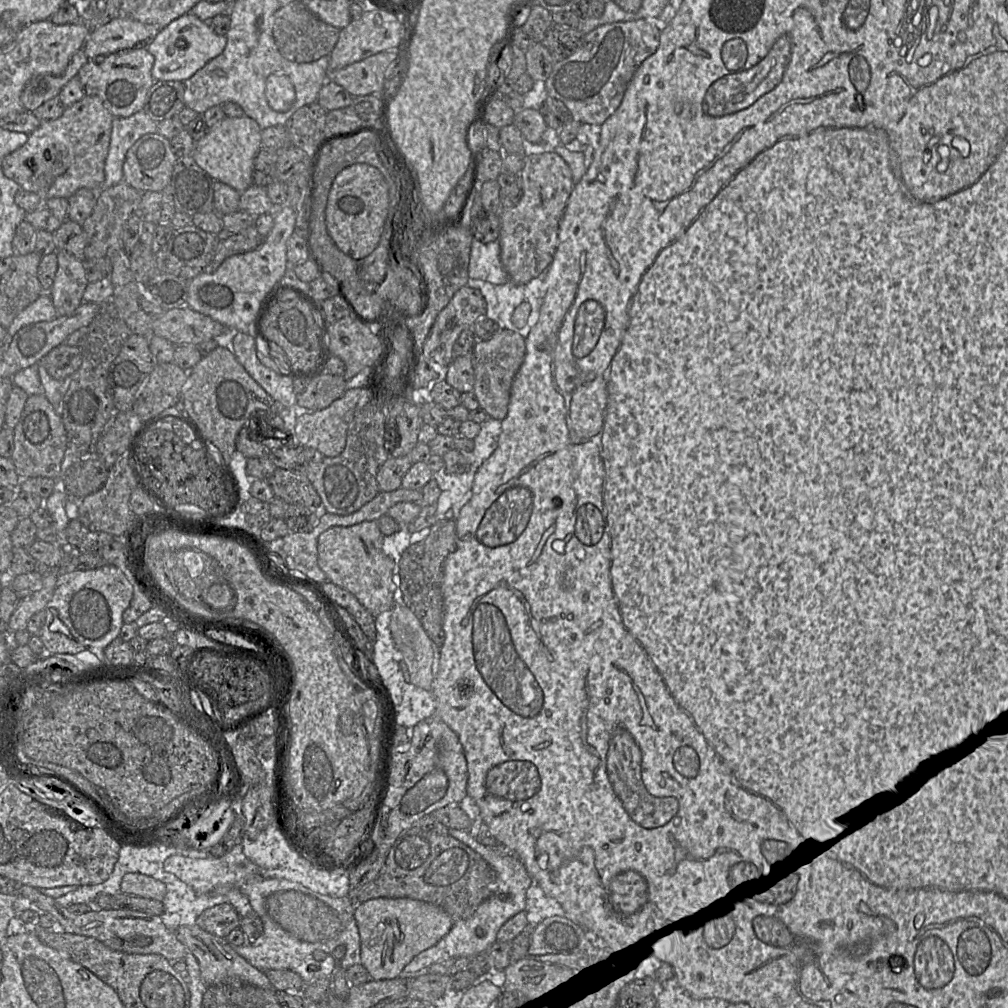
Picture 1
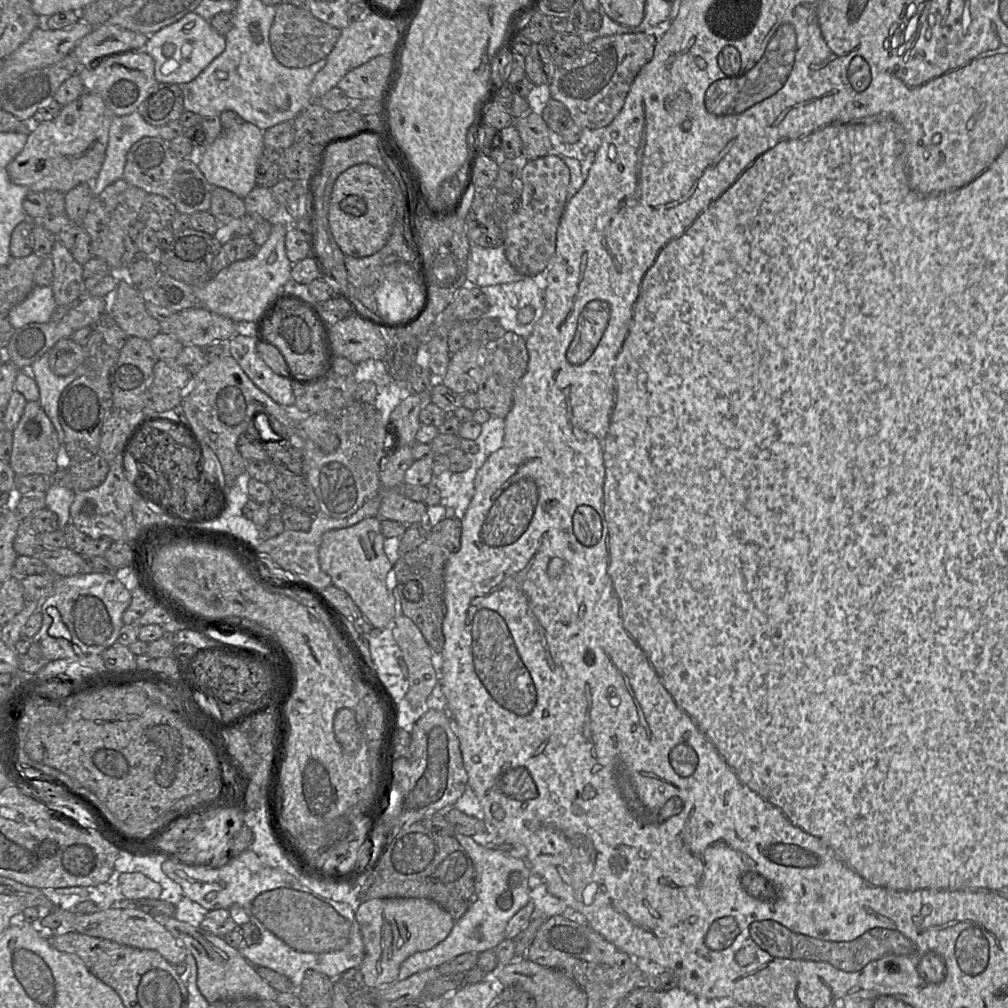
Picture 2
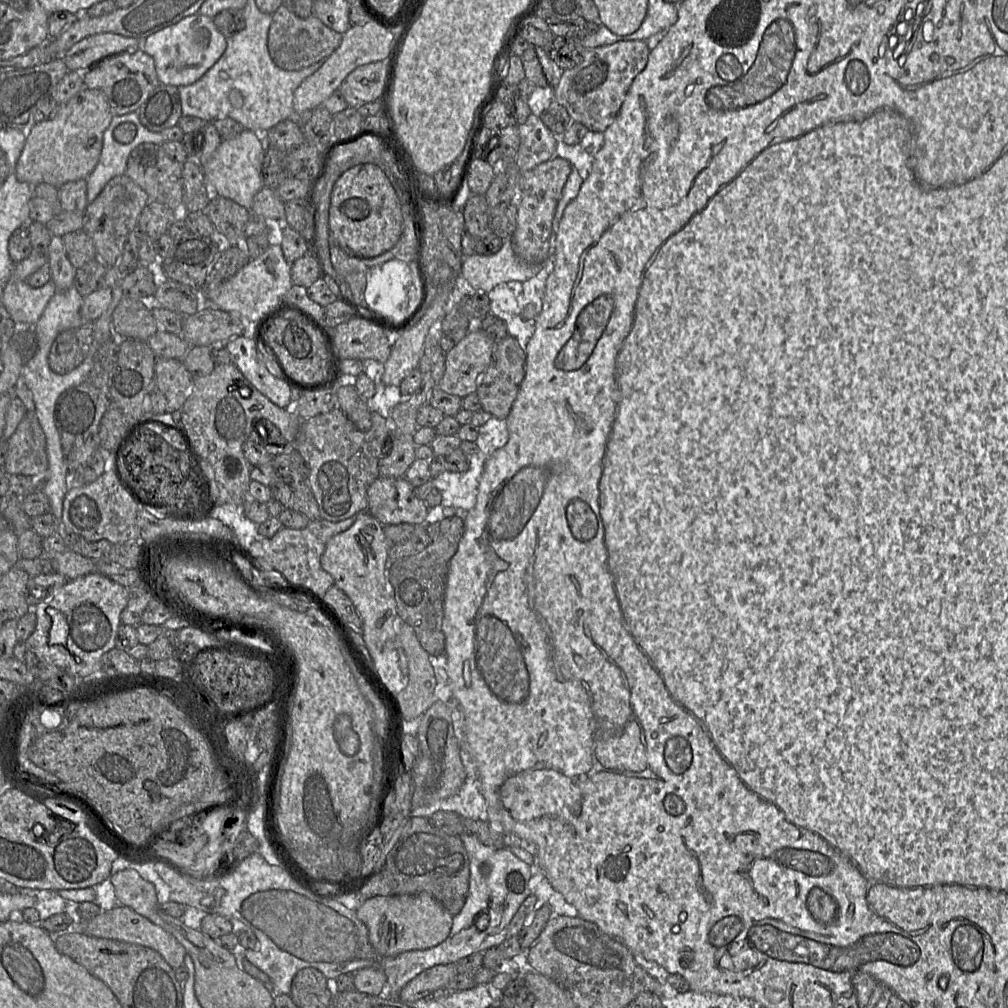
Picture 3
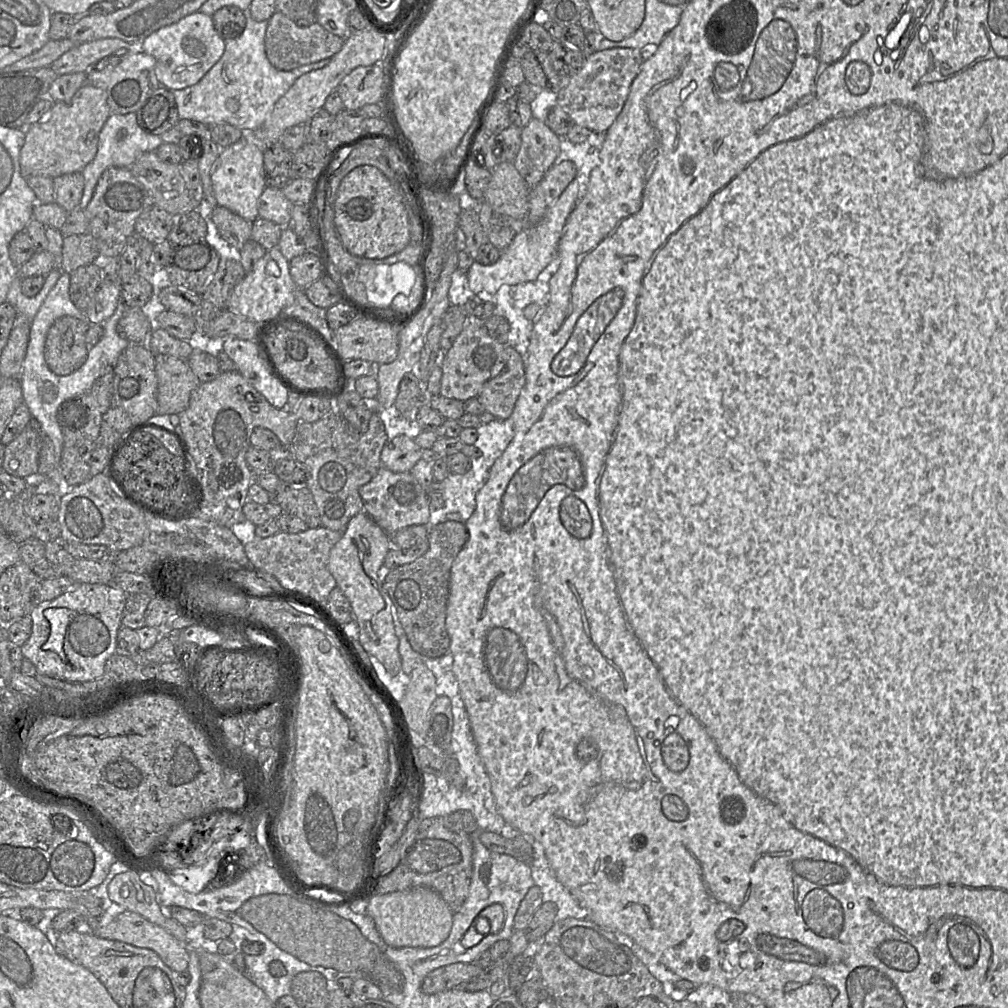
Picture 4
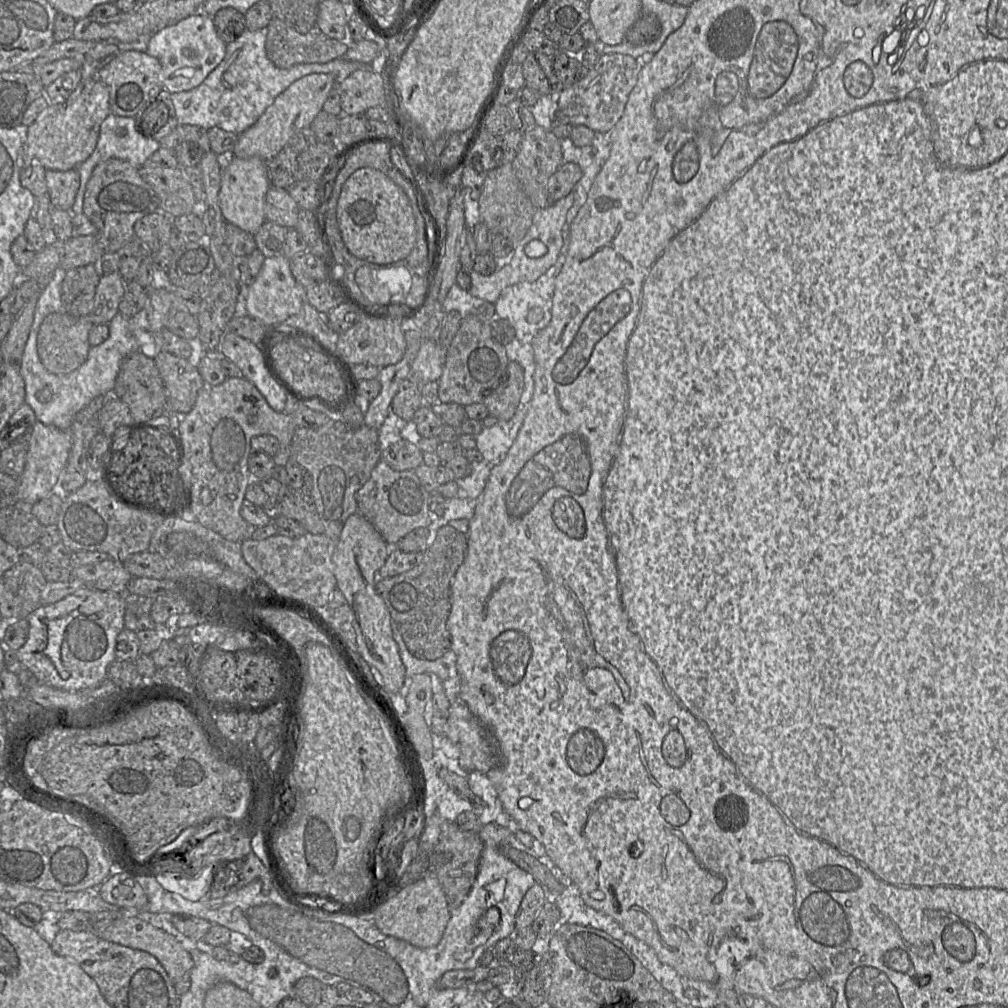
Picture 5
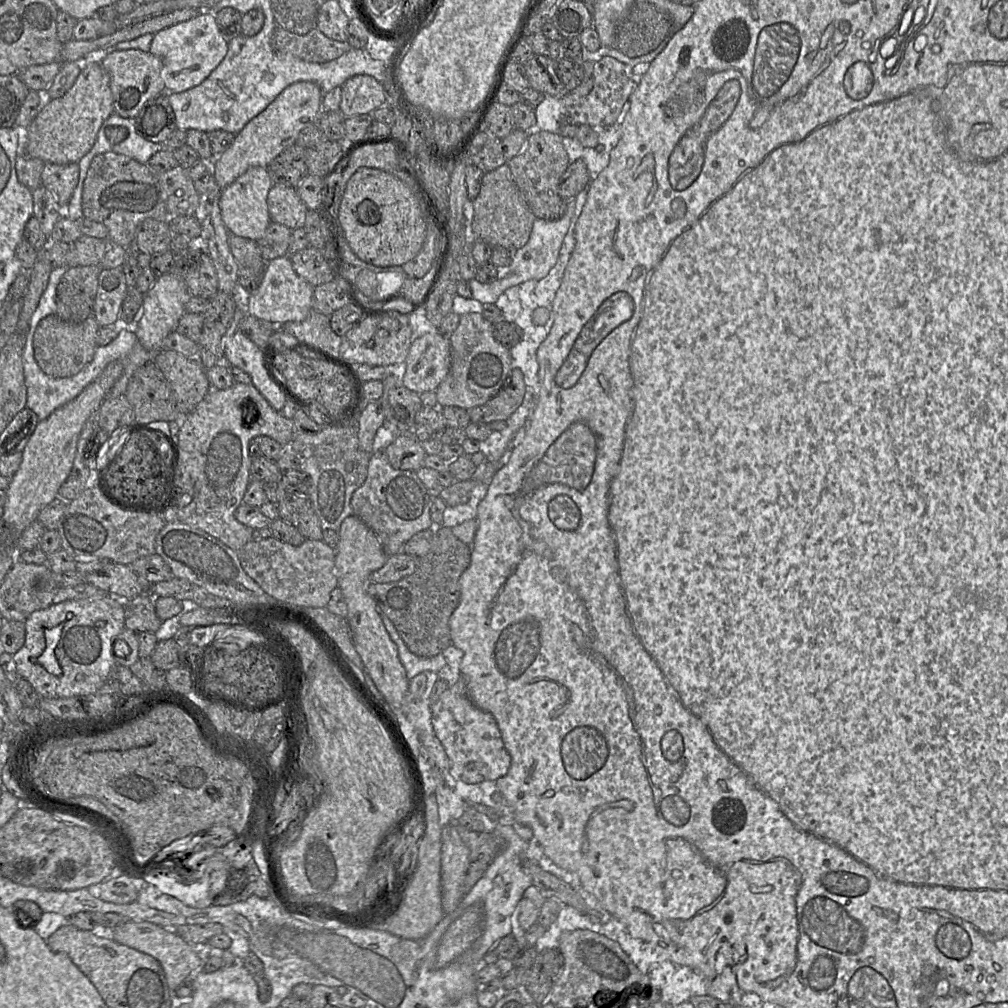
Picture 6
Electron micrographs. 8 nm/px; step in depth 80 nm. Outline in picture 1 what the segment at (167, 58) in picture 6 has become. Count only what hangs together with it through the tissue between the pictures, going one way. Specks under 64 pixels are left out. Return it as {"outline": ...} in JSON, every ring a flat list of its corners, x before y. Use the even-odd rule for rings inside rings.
{"outline":[[186,13,162,28,156,37,146,46,154,56,152,77,154,81,185,81,192,77,210,60,220,55,225,49,227,38,218,35,205,22,193,13]]}

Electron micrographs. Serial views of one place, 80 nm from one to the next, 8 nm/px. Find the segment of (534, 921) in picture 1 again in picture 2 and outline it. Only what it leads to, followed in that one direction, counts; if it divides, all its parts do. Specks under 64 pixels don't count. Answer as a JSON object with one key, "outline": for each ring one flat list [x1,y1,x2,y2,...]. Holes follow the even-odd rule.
{"outline":[[533,871,530,872,528,886,530,899,534,902,532,919,549,919,556,915,562,915,572,921,587,925,587,920,583,915,577,913,563,900,548,891,545,881,539,874]]}

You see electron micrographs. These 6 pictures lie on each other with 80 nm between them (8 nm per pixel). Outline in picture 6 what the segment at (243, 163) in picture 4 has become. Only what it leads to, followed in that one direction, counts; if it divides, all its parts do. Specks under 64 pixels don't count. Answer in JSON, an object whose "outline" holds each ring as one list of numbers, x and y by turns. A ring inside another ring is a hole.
{"outline":[[251,167,230,185,222,189,219,206,222,220,230,234,258,241,271,223,267,197,273,186,265,167]]}

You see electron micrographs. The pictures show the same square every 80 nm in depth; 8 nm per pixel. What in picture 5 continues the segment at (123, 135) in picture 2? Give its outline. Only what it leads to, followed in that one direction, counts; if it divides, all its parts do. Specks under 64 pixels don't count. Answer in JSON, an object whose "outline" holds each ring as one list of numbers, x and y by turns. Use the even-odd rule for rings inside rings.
{"outline":[[110,113,102,122,100,127,100,133,96,147,92,154,82,162,78,167,78,173,80,175,80,186,75,197,74,204,70,210,72,215,82,214,83,213,83,203,84,203,84,193,86,184,91,176,91,173,94,167,107,159,117,158,129,162,132,166,139,168,144,165,150,156,161,147,159,141,149,139,141,135,135,128,135,119,134,117,120,117,115,114],[125,128,127,134,116,134,116,129],[122,136,122,137,120,137]]}

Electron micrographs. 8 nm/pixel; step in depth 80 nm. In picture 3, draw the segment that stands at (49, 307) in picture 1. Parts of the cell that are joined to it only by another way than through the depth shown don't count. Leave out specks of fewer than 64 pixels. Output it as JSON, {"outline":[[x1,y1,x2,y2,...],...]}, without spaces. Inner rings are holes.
{"outline":[[10,278,1,295,1,304,18,327,35,326,47,303,56,293,52,280,40,288,30,287,26,281]]}

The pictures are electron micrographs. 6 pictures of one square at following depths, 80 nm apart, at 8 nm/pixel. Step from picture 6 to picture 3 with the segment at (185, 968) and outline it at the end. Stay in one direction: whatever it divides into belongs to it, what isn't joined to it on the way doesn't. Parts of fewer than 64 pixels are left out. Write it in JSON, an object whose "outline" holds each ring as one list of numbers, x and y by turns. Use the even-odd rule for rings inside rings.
{"outline":[[126,906,101,911,100,914,90,920,81,920,81,931,93,937,113,939,152,948,162,956,173,970,183,965,186,956,185,948,172,935]]}

